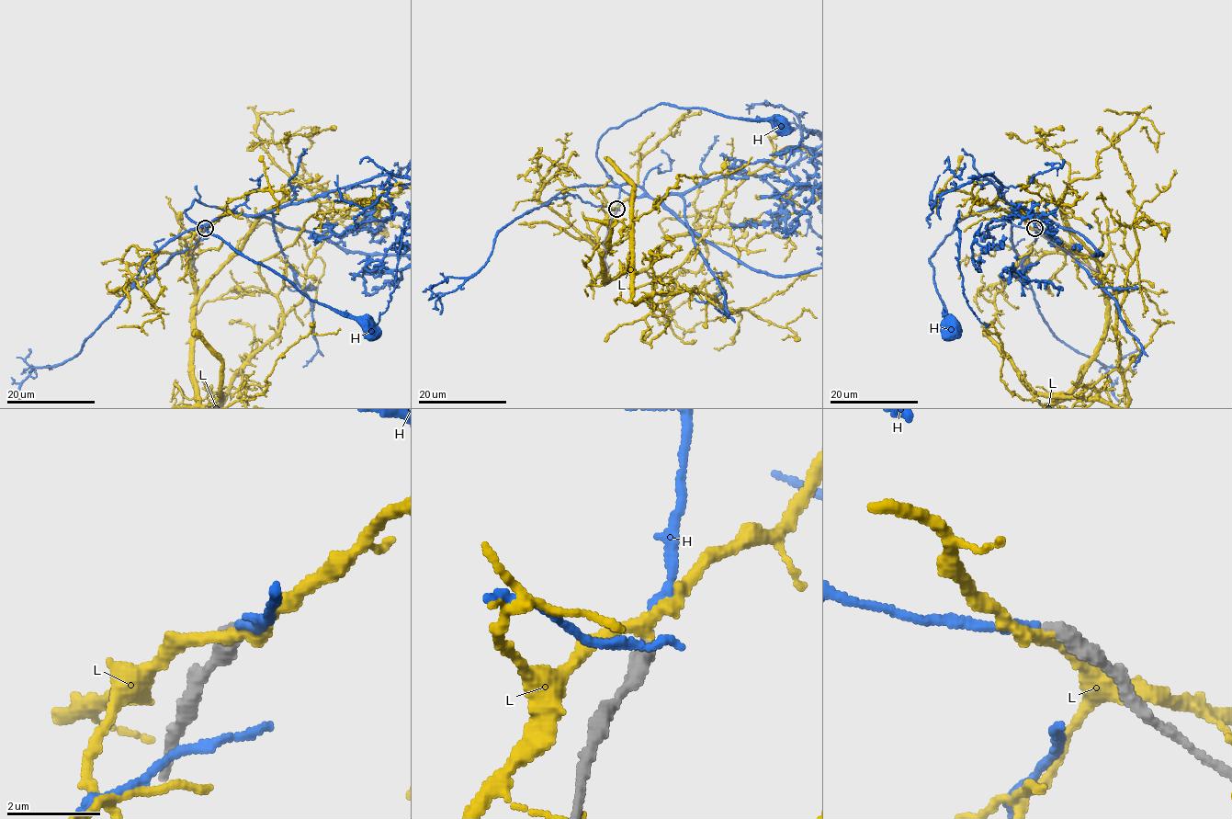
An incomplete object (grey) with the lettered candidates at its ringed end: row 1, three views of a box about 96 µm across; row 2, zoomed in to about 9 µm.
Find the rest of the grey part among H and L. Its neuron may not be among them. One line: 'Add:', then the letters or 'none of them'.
Add: H

